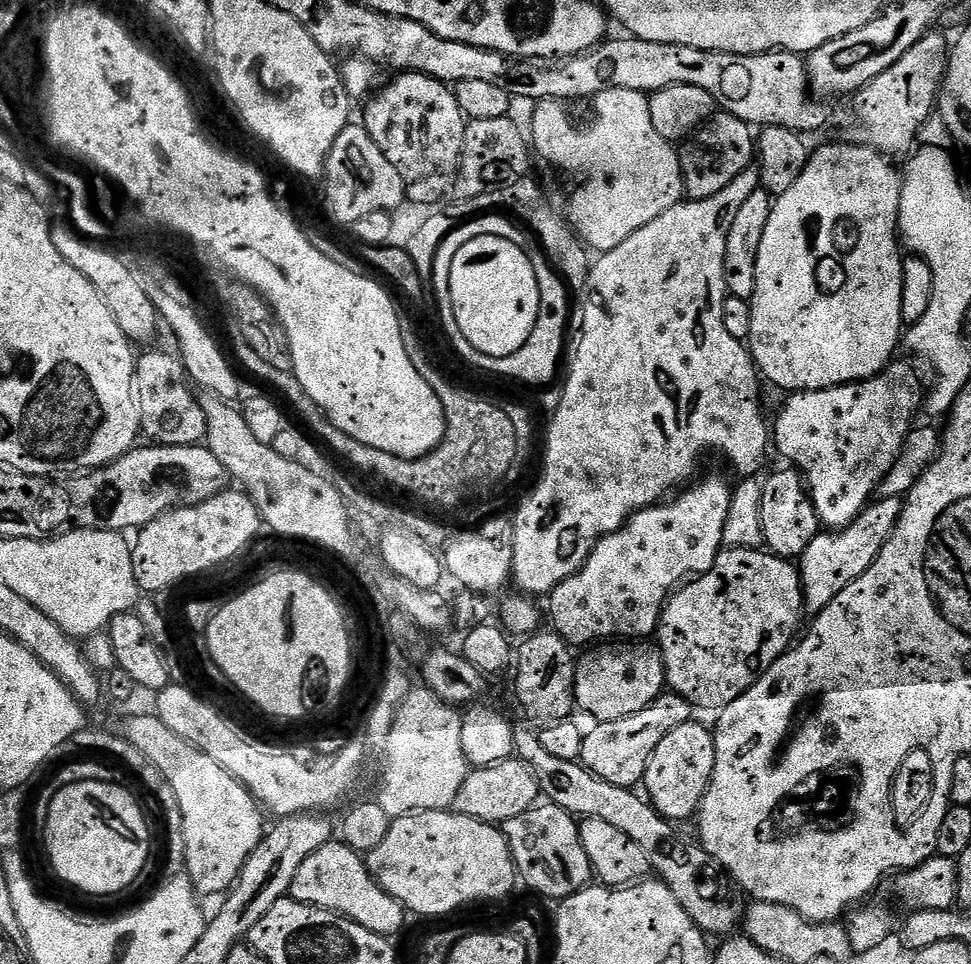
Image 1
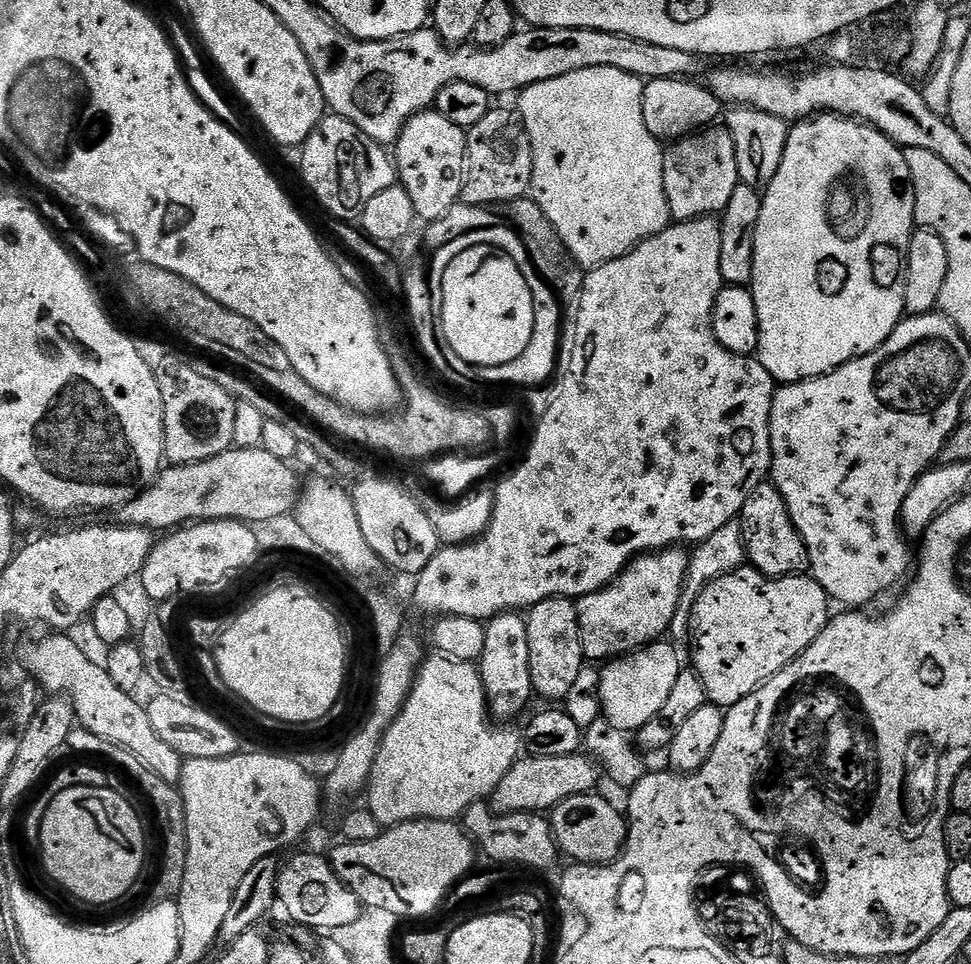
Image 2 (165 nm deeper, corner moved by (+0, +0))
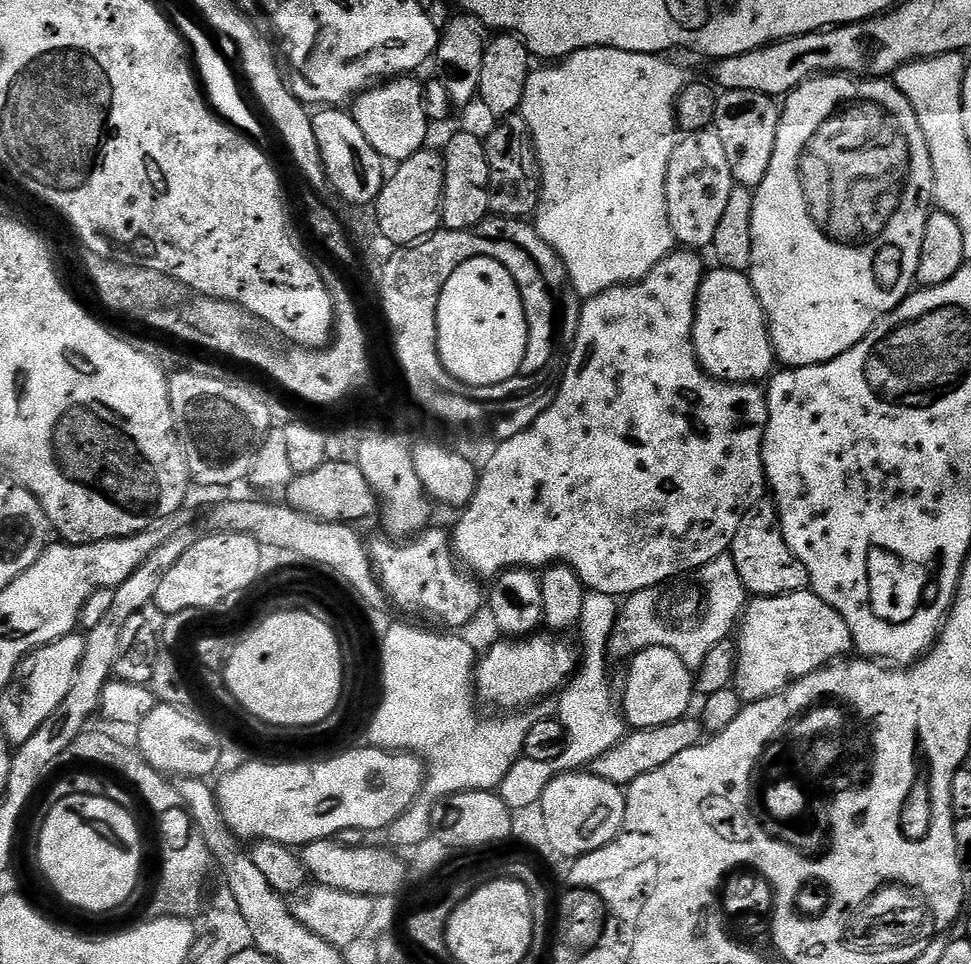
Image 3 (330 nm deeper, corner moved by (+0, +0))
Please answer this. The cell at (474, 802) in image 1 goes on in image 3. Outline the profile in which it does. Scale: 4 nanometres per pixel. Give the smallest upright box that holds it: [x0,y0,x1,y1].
[590,718,705,786]

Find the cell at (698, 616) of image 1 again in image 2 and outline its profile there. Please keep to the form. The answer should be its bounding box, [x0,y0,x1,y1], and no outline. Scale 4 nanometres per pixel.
[690,566,830,709]

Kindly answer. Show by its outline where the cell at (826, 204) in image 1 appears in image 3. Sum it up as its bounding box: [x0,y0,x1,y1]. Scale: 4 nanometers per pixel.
[750,74,934,368]

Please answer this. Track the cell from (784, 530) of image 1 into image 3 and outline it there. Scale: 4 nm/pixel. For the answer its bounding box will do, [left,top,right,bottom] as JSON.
[730,499,809,597]

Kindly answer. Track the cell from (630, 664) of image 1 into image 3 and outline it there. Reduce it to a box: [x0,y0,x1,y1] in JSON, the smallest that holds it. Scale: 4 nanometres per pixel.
[622,646,694,729]

